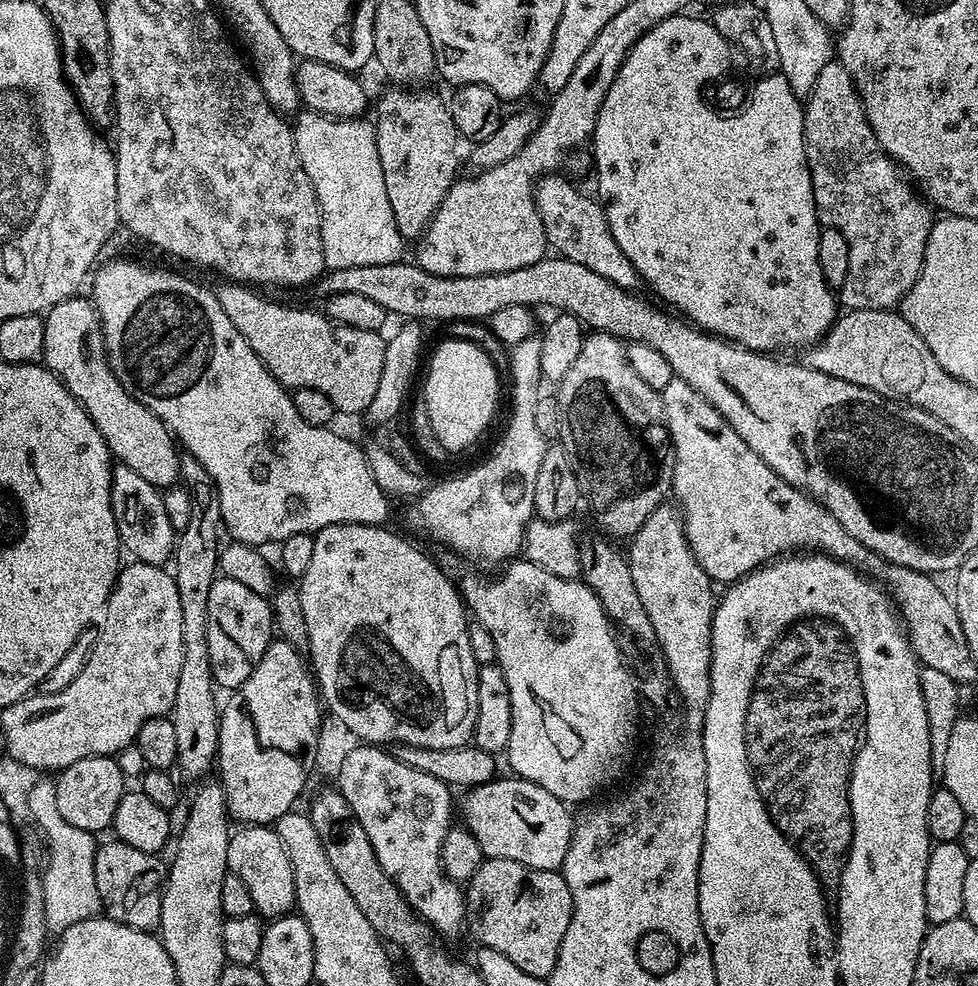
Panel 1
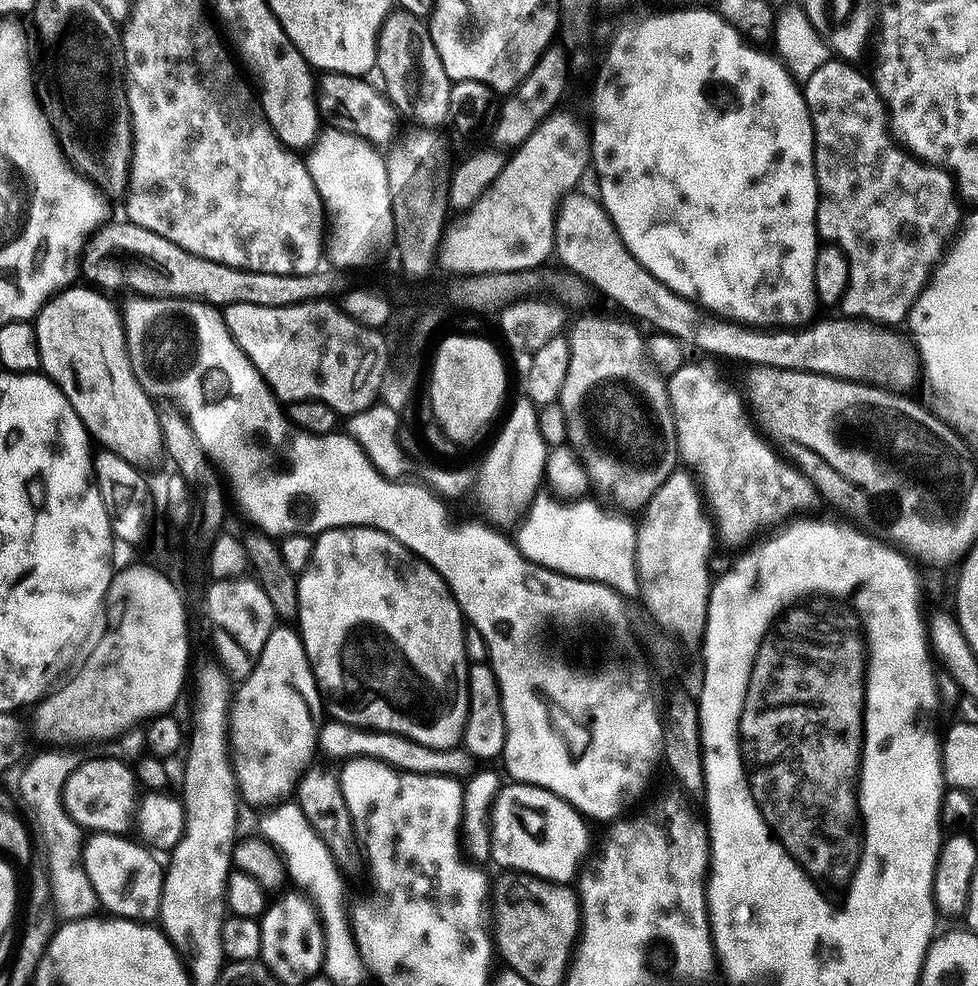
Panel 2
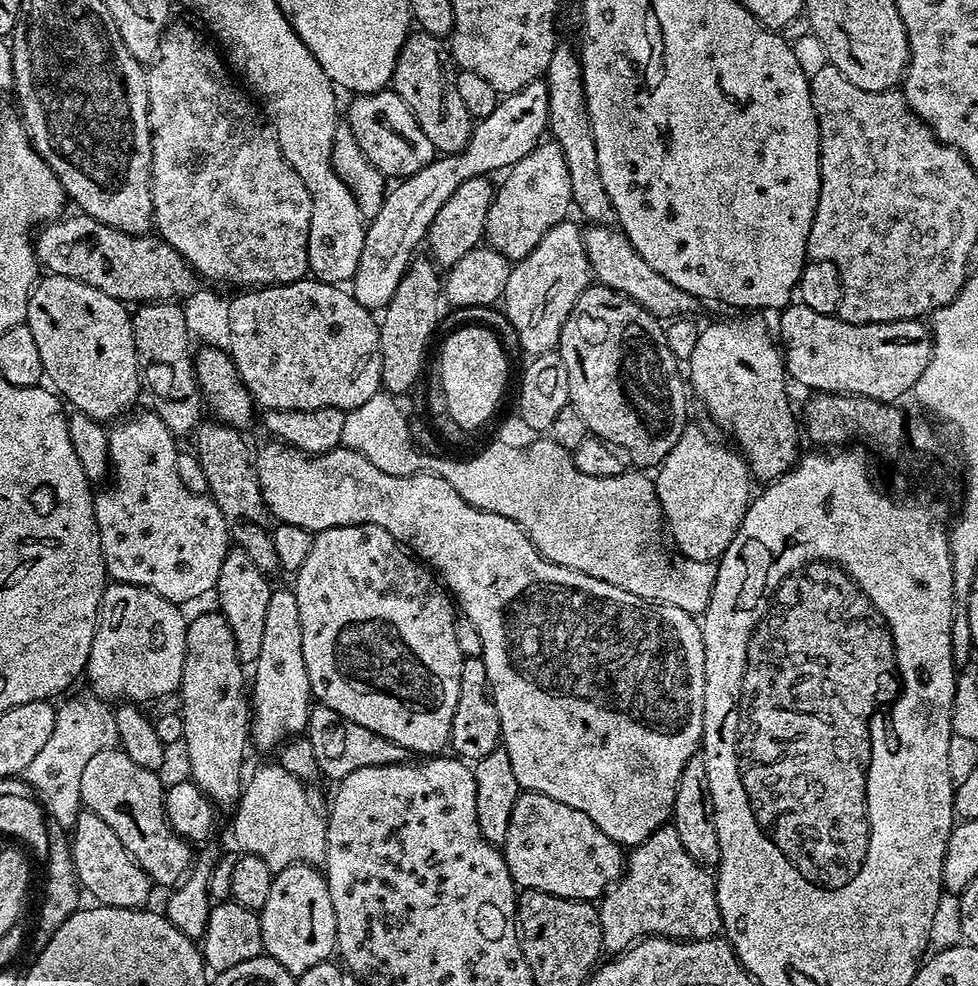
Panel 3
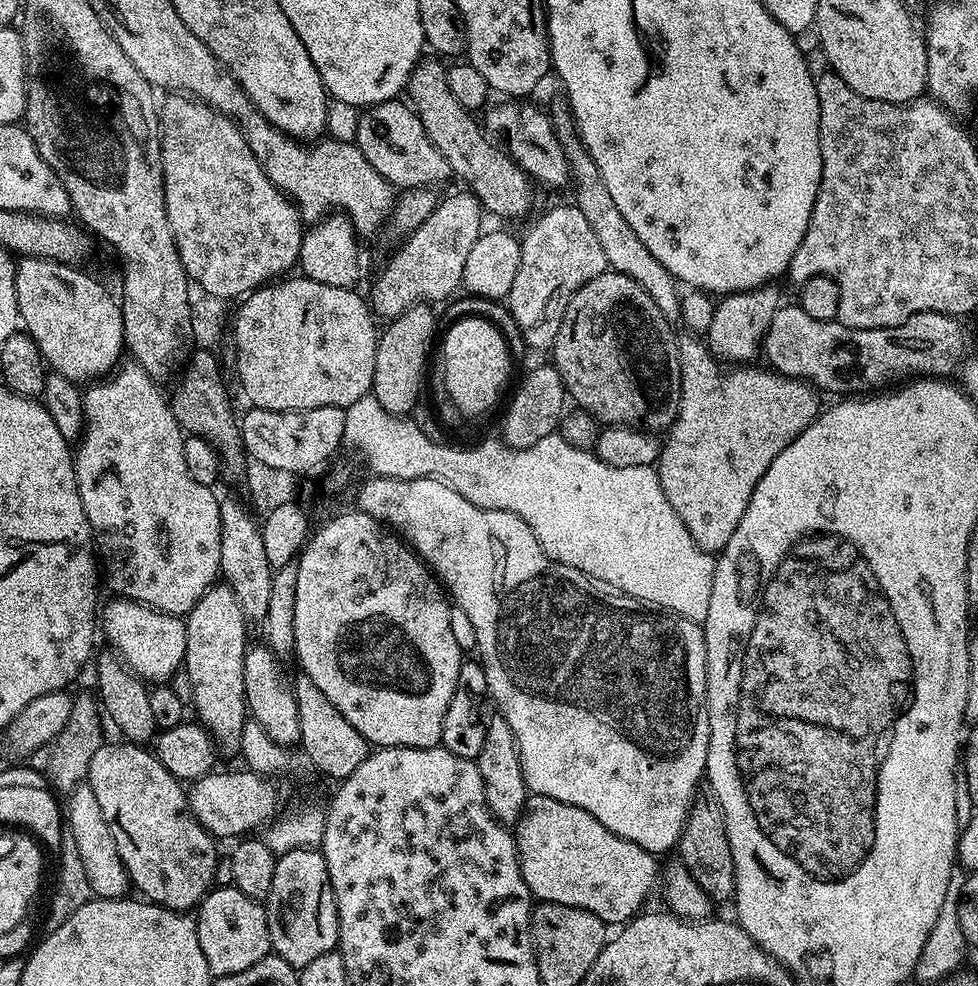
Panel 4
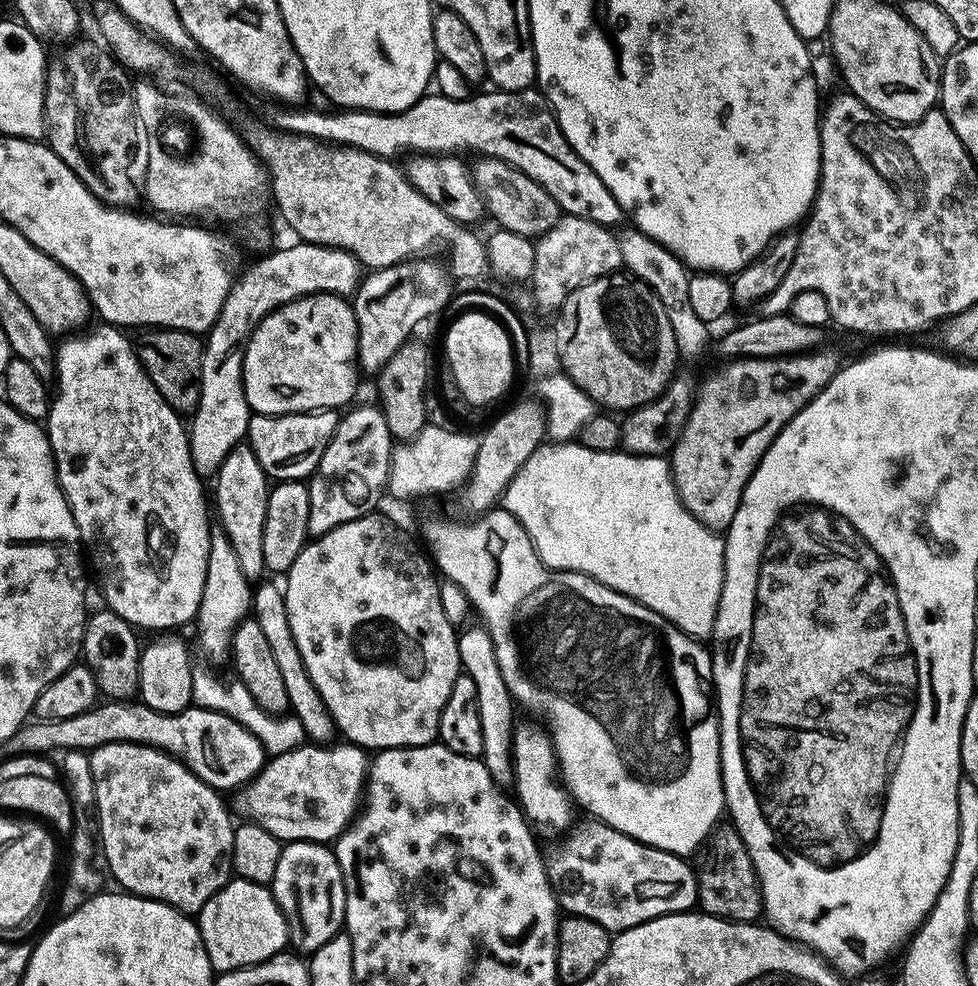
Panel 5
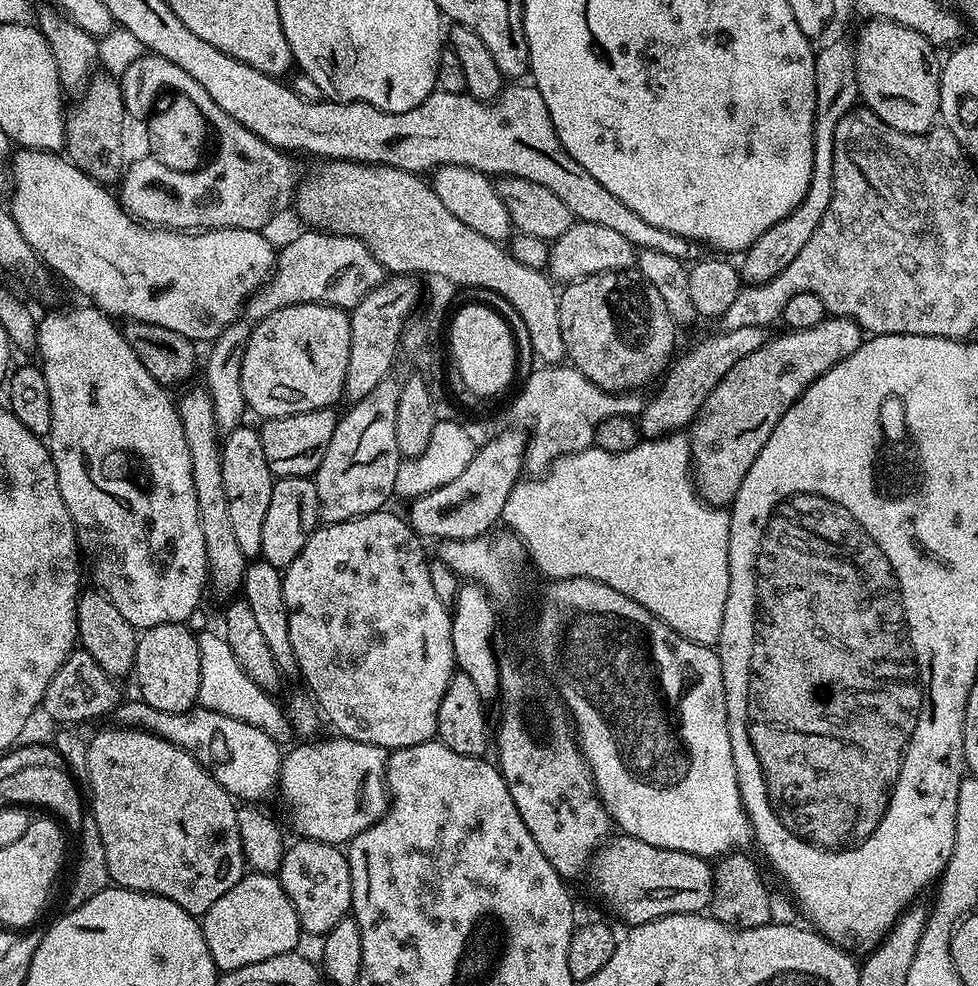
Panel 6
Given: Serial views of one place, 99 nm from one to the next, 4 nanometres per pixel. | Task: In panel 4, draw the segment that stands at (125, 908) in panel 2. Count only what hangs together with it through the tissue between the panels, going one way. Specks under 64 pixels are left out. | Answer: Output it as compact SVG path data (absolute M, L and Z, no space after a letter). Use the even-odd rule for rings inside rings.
M81 782L67 793L66 798L66 826L73 831L83 869L90 880L93 897L102 900L127 897L130 892L128 871L118 854L118 846L114 846L114 834L110 834L110 826L106 826L106 818L102 818L102 806L98 806L94 790L87 782Z

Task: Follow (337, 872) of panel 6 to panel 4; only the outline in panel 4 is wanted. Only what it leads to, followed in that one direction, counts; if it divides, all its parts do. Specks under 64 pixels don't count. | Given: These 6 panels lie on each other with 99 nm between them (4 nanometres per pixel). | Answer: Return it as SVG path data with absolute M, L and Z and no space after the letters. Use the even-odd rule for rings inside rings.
M295 848L277 859L274 886L270 886L266 911L271 951L293 968L305 968L318 958L318 954L326 954L337 947L340 919L323 851Z

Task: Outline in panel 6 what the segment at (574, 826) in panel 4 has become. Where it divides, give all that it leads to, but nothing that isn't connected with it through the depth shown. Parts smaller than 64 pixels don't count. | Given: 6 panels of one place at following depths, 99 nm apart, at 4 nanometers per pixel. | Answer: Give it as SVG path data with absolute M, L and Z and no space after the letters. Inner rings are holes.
M617 835L601 846L592 857L586 877L592 883L596 896L617 916L625 920L625 925L635 926L657 920L663 916L687 916L700 914L712 903L712 870L713 865L705 857L686 854L678 850L666 850L650 846L633 836Z

